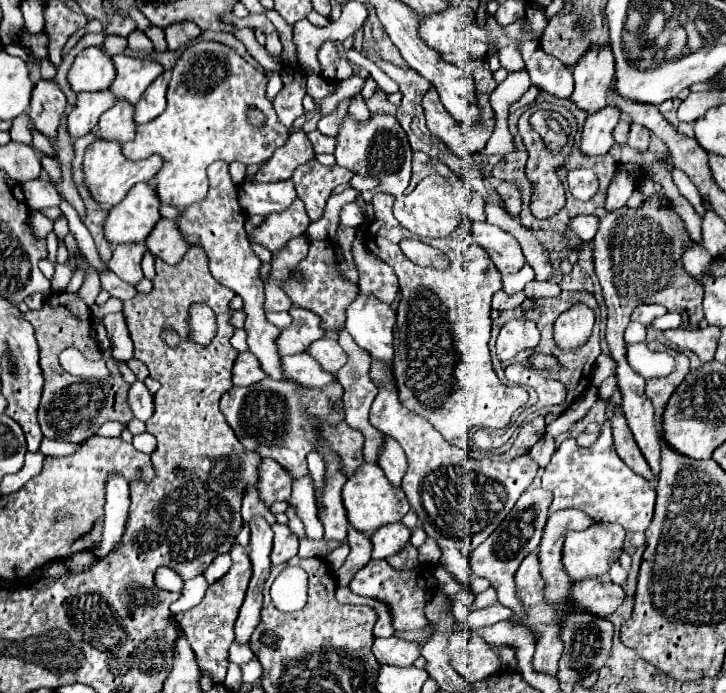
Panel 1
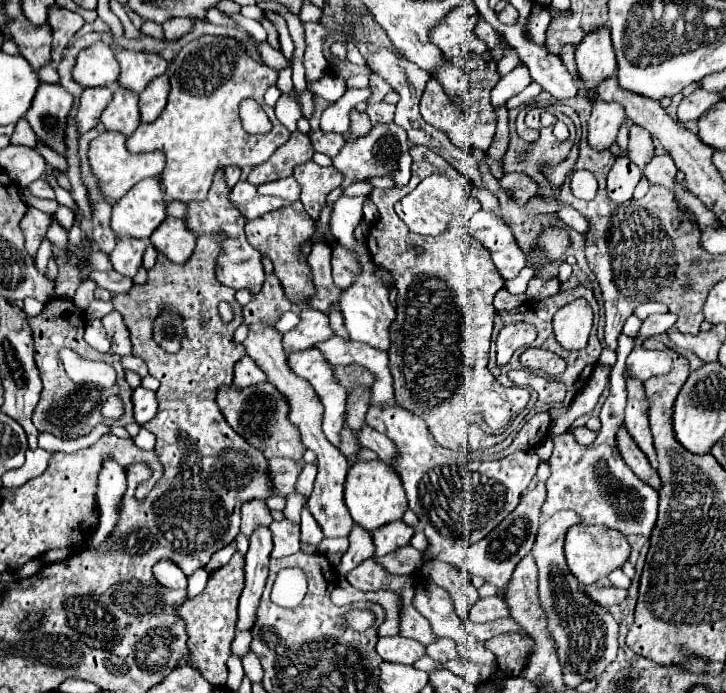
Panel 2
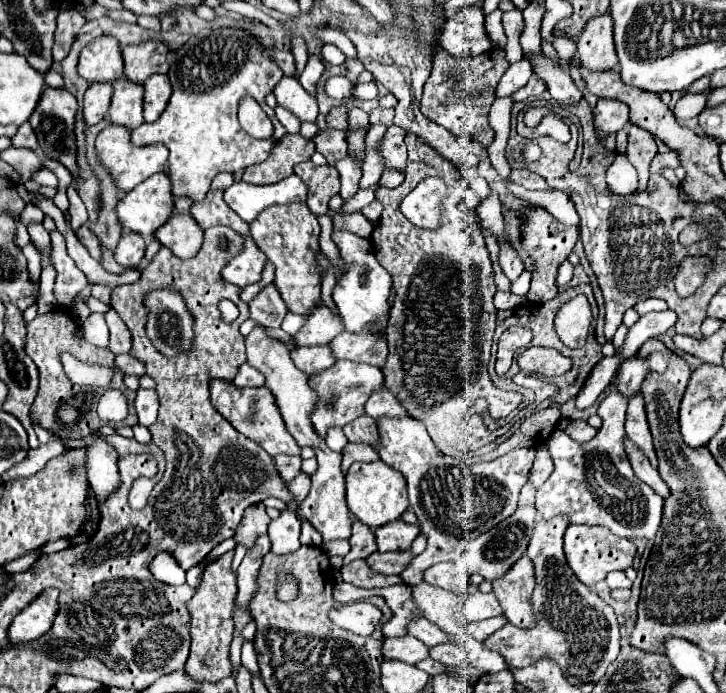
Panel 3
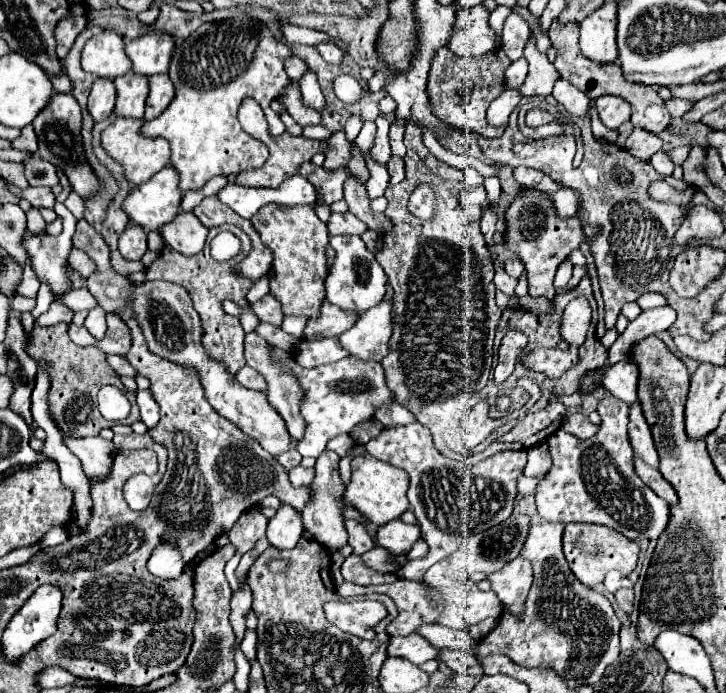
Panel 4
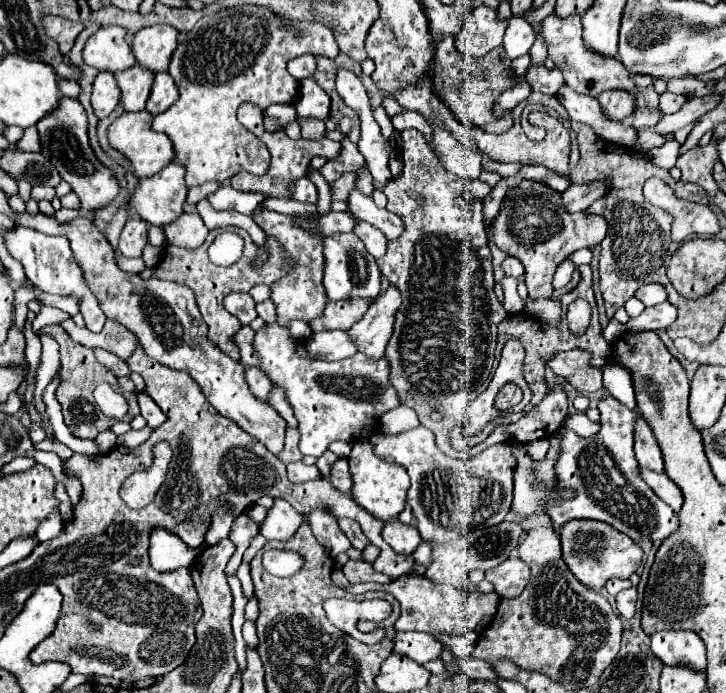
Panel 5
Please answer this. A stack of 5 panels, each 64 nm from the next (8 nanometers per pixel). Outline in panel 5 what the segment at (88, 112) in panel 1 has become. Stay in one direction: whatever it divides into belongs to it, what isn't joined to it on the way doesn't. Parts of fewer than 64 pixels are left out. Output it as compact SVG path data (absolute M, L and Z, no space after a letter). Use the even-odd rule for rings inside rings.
M100 72L94 80L92 90L92 108L98 120L106 118L120 104L120 88L110 72Z

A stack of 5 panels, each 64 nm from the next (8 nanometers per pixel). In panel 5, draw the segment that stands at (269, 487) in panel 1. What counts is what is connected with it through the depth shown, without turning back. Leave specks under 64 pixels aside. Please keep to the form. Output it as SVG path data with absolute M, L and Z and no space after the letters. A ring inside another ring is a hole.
M288 428L288 430L286 430L286 444L284 444L284 450L278 454L278 458L280 458L284 464L302 460L302 454L300 454L300 450L298 450L298 440L300 440L298 430Z

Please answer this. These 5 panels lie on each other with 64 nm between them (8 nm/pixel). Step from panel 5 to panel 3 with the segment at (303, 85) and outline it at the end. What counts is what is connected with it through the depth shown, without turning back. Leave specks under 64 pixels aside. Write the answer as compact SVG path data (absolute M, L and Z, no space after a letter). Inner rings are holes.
M310 54L308 56L308 64L300 76L300 84L304 86L306 92L310 92L312 96L316 94L316 82L320 80L320 76L324 74L324 62L318 58L318 54Z

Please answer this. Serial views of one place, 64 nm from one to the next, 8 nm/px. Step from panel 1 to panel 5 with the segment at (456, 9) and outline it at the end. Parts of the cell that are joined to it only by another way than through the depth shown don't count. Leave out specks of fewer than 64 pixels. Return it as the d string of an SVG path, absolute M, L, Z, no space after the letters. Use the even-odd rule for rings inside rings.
M480 4L462 16L462 28L454 38L460 54L484 56L492 48L502 46L506 20L498 20L496 10Z

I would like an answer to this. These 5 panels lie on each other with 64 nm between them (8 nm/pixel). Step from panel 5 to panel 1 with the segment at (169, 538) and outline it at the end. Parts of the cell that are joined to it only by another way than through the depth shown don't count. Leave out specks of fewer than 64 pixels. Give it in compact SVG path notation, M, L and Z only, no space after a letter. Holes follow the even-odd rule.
M158 568L154 584L160 590L168 590L168 592L180 592L180 588L182 588L180 576L174 570L170 570L170 568Z

